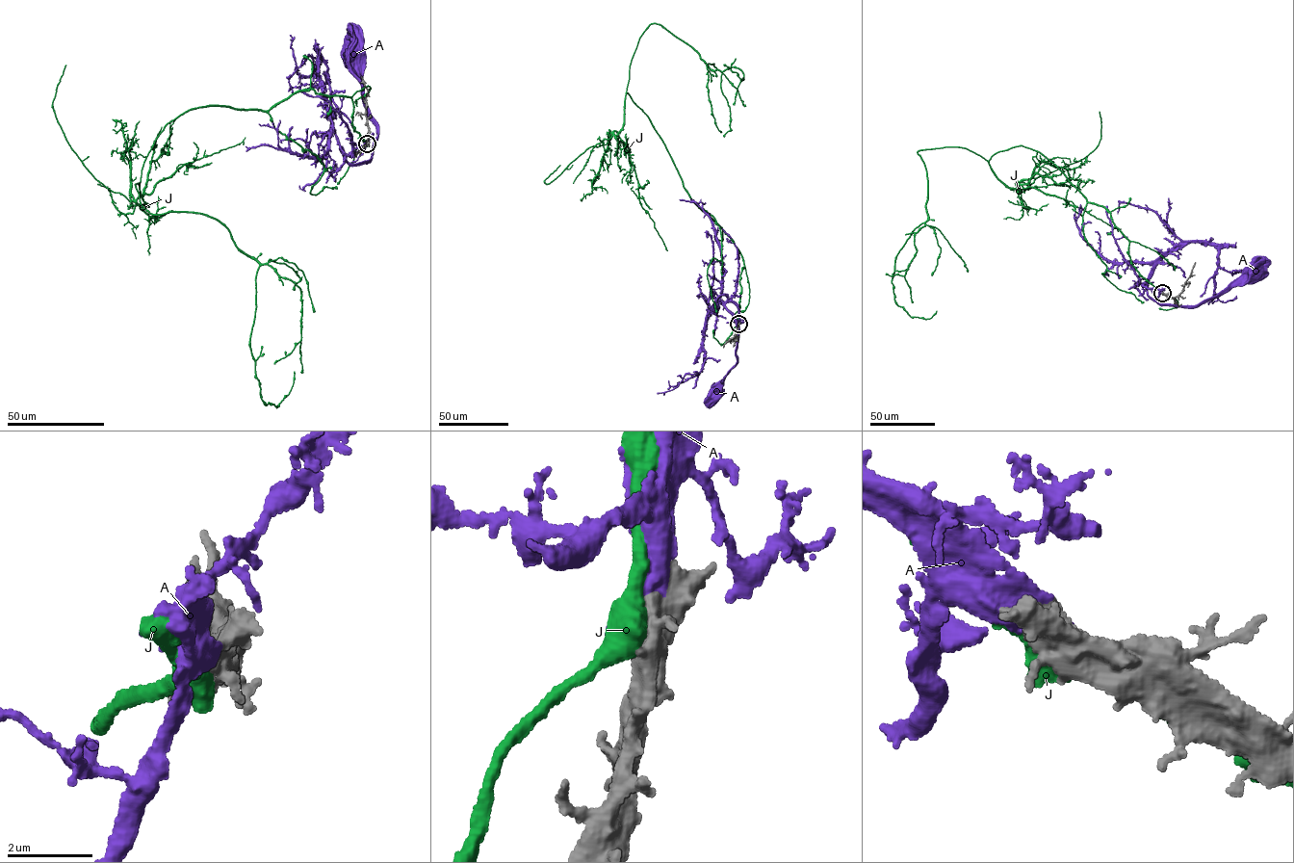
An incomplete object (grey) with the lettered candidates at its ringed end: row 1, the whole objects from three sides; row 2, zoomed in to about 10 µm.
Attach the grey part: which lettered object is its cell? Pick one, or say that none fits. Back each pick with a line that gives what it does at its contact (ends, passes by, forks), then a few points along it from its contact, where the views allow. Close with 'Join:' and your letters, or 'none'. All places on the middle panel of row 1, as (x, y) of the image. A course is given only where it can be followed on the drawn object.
A: it passes by; course (738, 324), (738, 307), (727, 301), (725, 306), (737, 327), (737, 362), (721, 385), (714, 388), (717, 393)
Join: A

